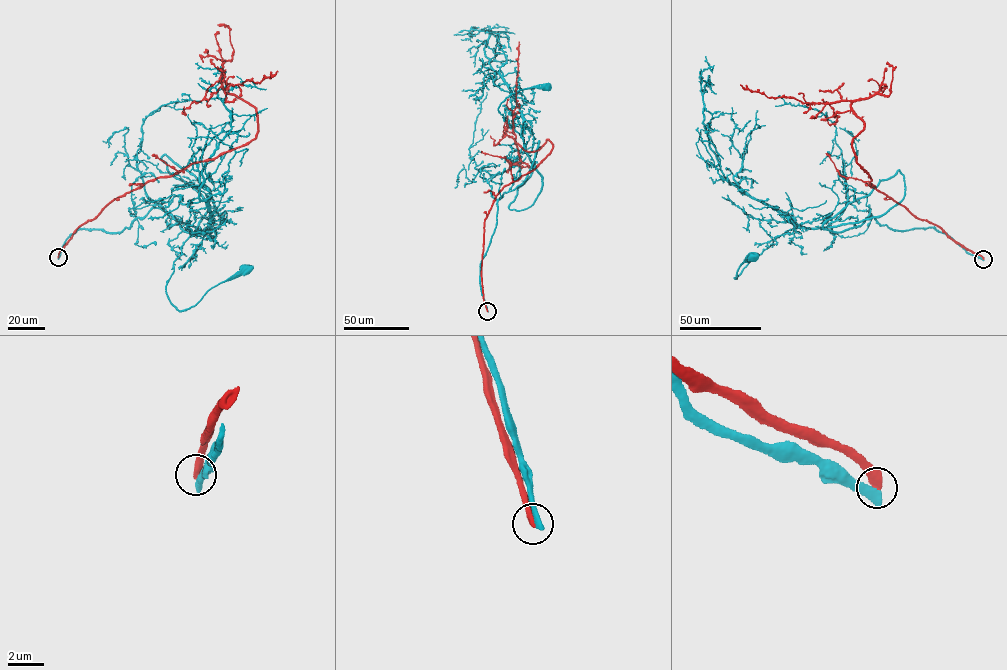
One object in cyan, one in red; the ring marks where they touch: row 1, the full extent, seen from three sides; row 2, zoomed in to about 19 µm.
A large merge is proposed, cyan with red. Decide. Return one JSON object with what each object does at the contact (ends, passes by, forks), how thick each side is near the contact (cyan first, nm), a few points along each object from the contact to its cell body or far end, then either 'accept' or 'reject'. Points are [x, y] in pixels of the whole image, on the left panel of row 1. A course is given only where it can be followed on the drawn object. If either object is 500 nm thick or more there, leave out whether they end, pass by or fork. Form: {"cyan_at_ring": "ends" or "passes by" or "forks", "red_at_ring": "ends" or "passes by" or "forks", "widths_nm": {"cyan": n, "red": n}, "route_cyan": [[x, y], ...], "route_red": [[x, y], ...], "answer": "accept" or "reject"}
{"widths_nm": {"cyan": 500, "red": 480}, "route_cyan": [[58, 257], [76, 231], [122, 232], [154, 200], [198, 234], [165, 287], [179, 310], [246, 269]], "route_red": [[58, 257], [74, 231], [111, 201], [256, 137], [255, 108], [228, 94], [220, 77], [241, 85], [278, 71]], "answer": "reject"}

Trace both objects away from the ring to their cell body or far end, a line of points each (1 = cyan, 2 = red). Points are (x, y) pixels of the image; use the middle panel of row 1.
1: (487, 311), (479, 266), (497, 207), (487, 181), (515, 162), (523, 146), (498, 110), (511, 93), (546, 86)
2: (487, 311), (484, 221), (504, 187), (535, 169), (553, 146), (547, 139), (526, 151), (515, 143), (519, 41)

